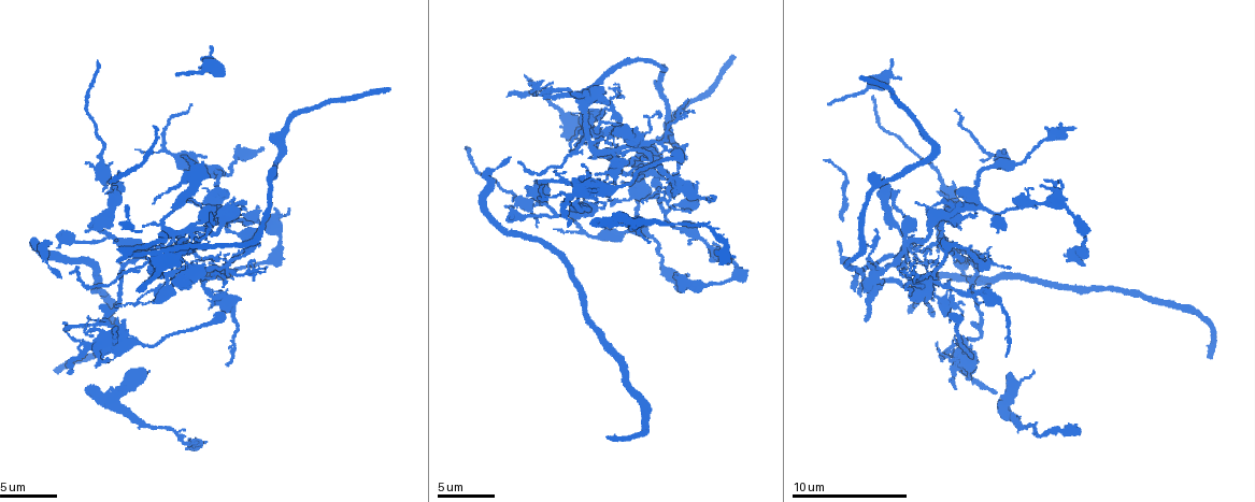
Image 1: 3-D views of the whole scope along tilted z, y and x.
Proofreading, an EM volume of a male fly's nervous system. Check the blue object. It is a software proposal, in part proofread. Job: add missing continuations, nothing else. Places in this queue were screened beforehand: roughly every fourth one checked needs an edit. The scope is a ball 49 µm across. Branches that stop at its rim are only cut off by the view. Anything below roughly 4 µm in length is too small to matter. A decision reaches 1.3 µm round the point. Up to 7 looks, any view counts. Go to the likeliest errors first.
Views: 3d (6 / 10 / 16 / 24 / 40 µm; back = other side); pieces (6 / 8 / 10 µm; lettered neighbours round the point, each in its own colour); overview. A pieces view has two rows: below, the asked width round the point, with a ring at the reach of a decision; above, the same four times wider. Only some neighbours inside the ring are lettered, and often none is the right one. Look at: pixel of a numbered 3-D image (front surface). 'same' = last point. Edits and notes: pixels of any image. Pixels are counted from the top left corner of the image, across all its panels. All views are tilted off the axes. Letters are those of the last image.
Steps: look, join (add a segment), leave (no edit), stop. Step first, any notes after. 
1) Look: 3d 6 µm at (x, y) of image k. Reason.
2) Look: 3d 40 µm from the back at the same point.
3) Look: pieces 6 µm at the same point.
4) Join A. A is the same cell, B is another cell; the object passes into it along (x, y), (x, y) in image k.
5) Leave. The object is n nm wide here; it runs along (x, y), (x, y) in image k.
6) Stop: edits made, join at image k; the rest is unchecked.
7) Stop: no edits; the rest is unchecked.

Look: pieces 8 µm at (611, 201) of image 1. Branch stops here.

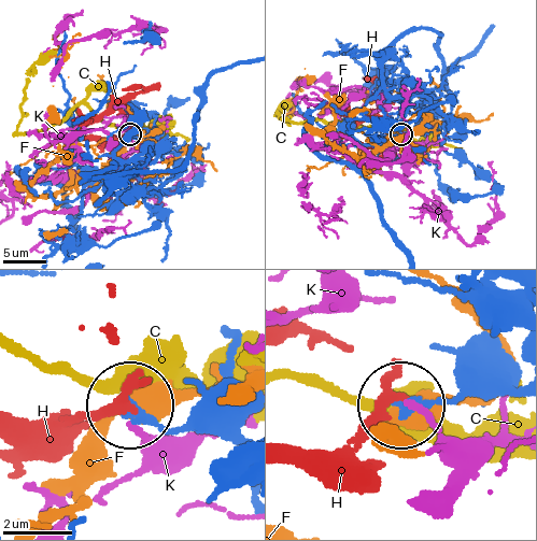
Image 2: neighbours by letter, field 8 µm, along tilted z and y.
Leave. The object is 210 nm wide here; C, F, H and K are other cells; it runs along (242, 442), (154, 426), (132, 410) in image 2; no lettered segment goes on from it.

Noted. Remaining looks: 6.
Look: pieces 10 µm at (212, 214) of image 1. Free end.

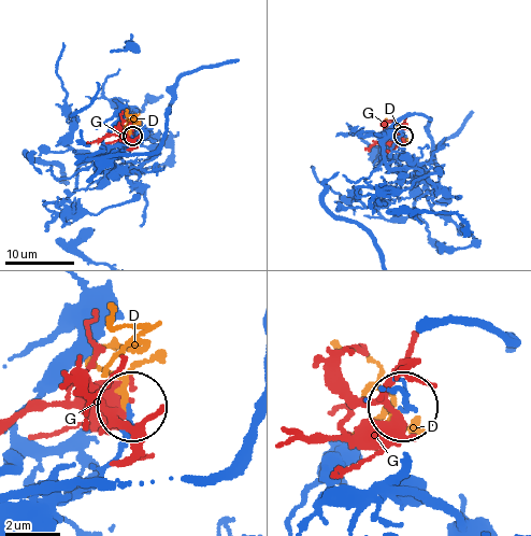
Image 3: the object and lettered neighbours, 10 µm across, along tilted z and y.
Leave. The object is 140 nm wide here; D and G are other cells; none of them fits.

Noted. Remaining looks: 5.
Look: pieces 6 µm at (648, 243) of image 1. Branch stops here.

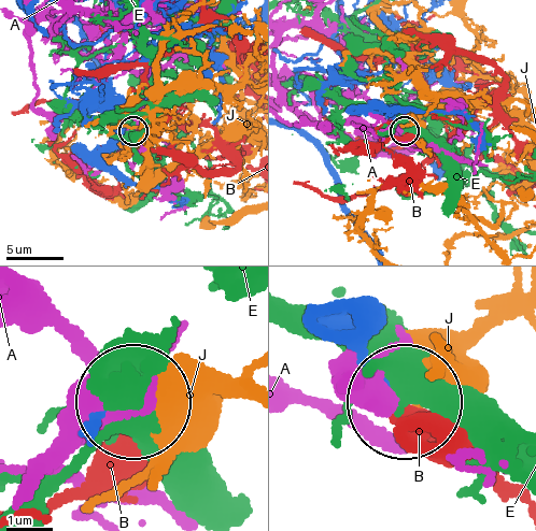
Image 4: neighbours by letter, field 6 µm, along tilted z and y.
Leave. The object is 120 nm wide here; A, B, E and J are other cells; none of them fits.

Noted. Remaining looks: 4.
Stop: no edits; the rest is unchecked.

